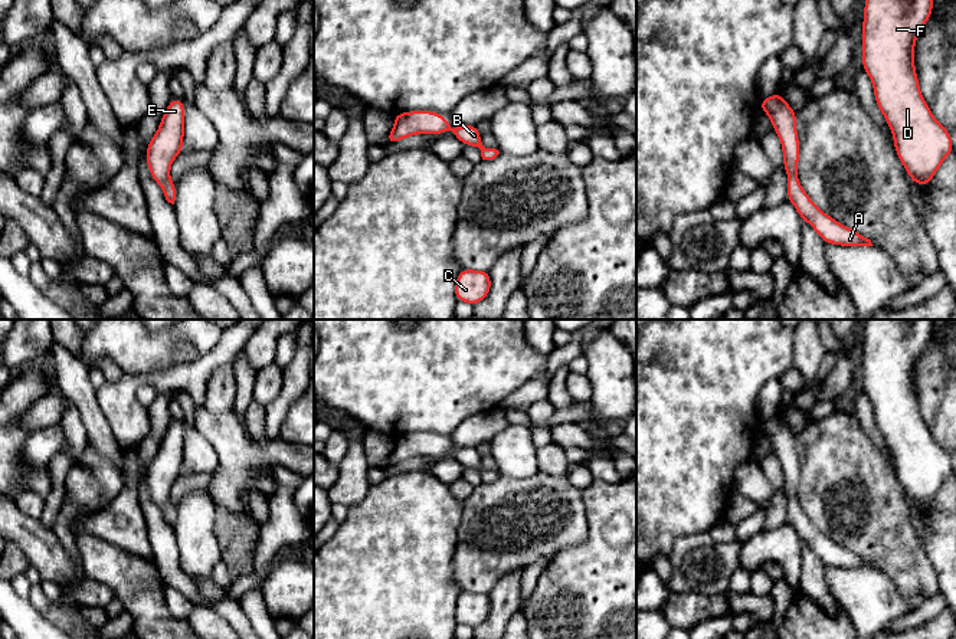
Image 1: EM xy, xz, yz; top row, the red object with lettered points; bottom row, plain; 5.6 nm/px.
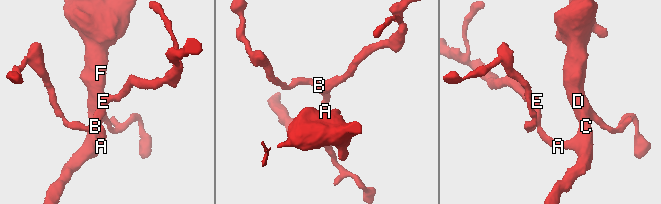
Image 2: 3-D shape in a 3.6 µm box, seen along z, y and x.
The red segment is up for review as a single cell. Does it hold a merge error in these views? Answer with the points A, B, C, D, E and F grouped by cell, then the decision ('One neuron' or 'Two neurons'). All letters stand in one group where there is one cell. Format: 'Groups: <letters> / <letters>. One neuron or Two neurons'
Groups: A B C D E F. One neuron

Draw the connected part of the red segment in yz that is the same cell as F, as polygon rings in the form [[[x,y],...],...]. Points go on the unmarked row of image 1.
[[[867,320],[862,344],[862,391],[874,407],[877,427],[893,455],[897,479],[919,508],[927,508],[944,481],[955,473],[950,455],[937,445],[920,414],[914,390],[914,366],[932,335],[932,320]]]

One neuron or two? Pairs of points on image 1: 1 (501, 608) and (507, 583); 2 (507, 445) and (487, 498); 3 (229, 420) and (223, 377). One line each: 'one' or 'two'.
1: one
2: two
3: two

